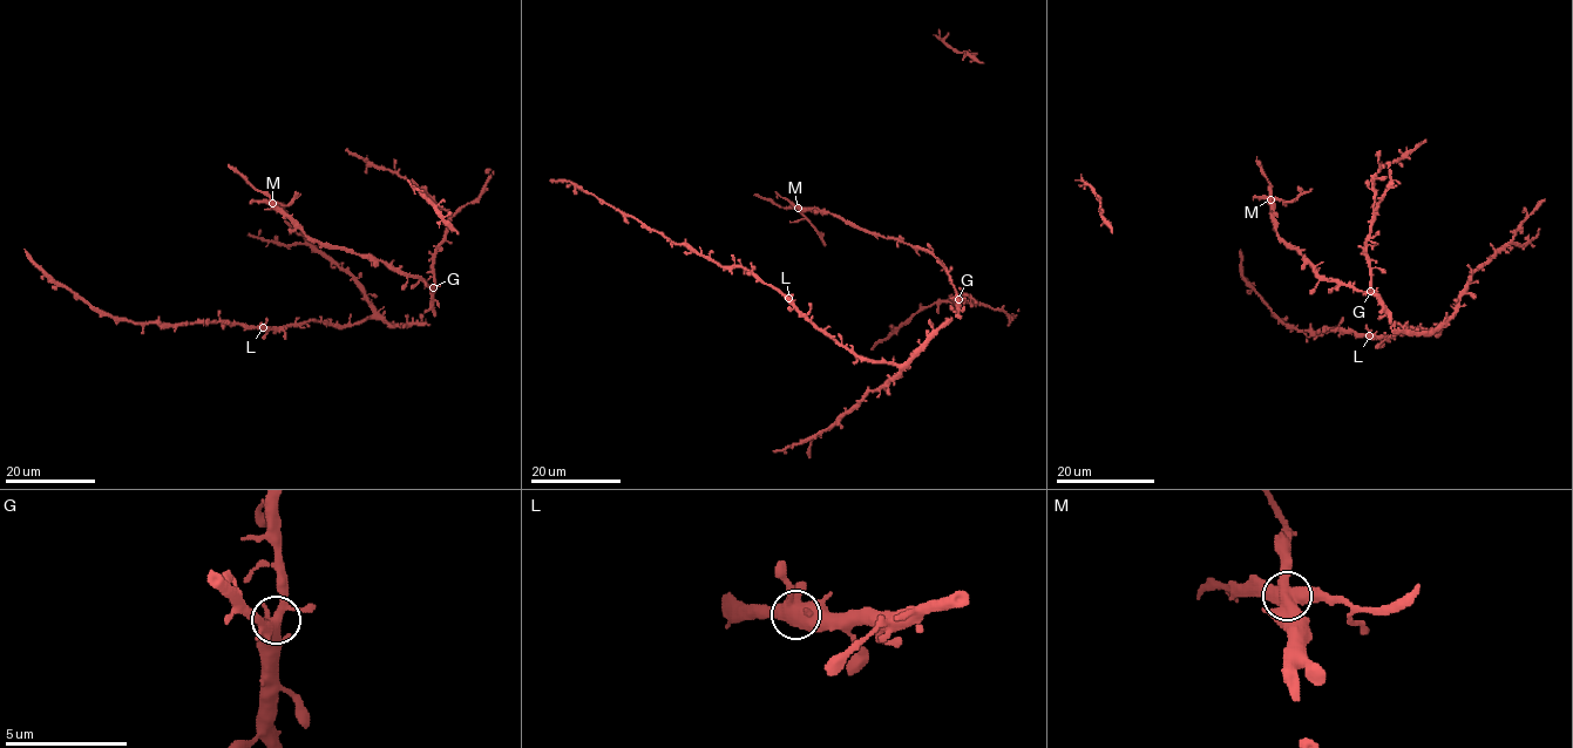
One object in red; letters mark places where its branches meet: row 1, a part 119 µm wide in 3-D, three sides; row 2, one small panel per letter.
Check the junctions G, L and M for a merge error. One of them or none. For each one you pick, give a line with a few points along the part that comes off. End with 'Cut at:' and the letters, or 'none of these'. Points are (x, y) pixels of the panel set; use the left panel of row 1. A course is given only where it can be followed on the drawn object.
M: (272, 203), (286, 205), (299, 194)
Cut at: M

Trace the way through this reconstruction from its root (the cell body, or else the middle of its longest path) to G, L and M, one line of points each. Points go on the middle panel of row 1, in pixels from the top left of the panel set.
G: (909, 360), (951, 317), (958, 317), (958, 299)
L: (909, 360), (902, 364), (860, 360), (820, 332), (788, 298)
M: (909, 360), (951, 317), (958, 317), (956, 292), (948, 270), (926, 250), (860, 230), (829, 213), (798, 208)

